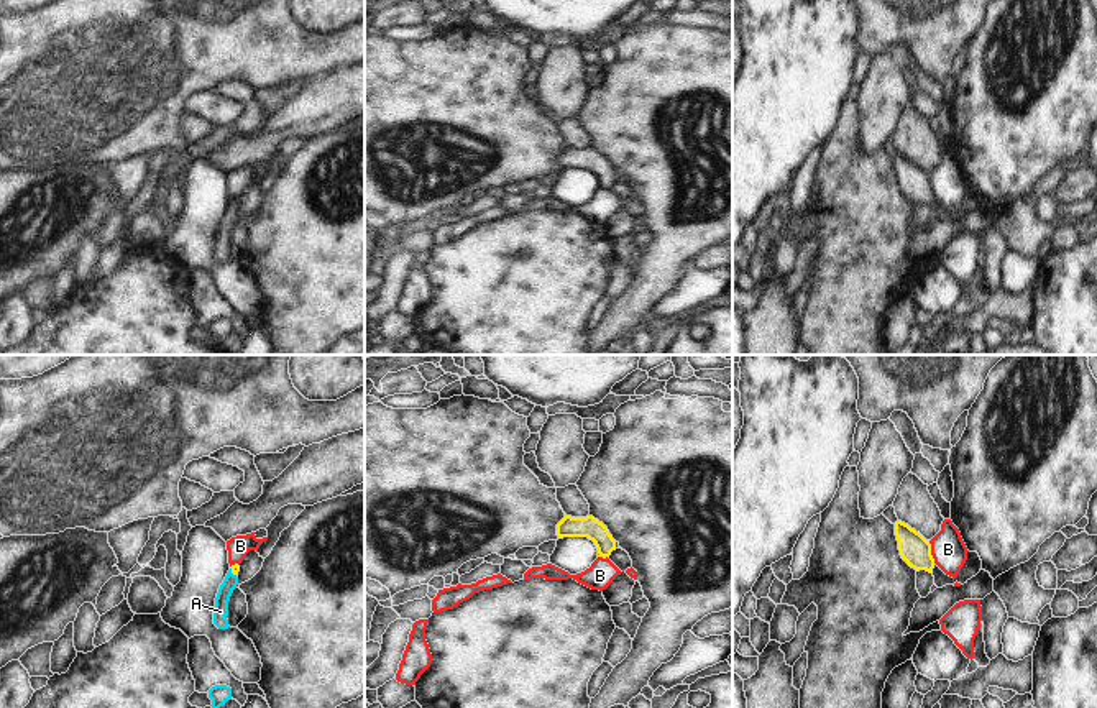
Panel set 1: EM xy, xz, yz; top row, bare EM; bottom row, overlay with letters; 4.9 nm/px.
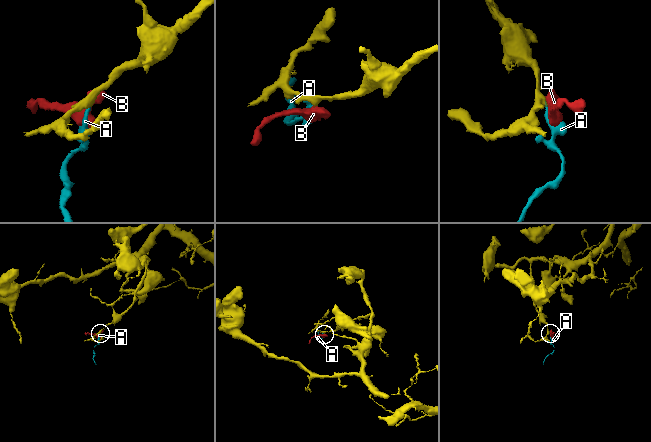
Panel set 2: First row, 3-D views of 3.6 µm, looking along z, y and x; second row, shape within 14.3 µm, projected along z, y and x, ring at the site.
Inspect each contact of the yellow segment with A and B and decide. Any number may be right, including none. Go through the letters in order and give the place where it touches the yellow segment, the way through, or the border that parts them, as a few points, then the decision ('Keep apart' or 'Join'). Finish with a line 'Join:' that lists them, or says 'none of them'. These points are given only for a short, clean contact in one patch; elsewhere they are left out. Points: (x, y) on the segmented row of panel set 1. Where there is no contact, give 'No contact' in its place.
A: Touches yellow at xy (232, 572). Path across: xy (235, 569), (232, 572), (220, 611). Join
B: Touches yellow at yz (930, 552). Boundary: yz (928, 541), (935, 562). Keep apart
Join: A

